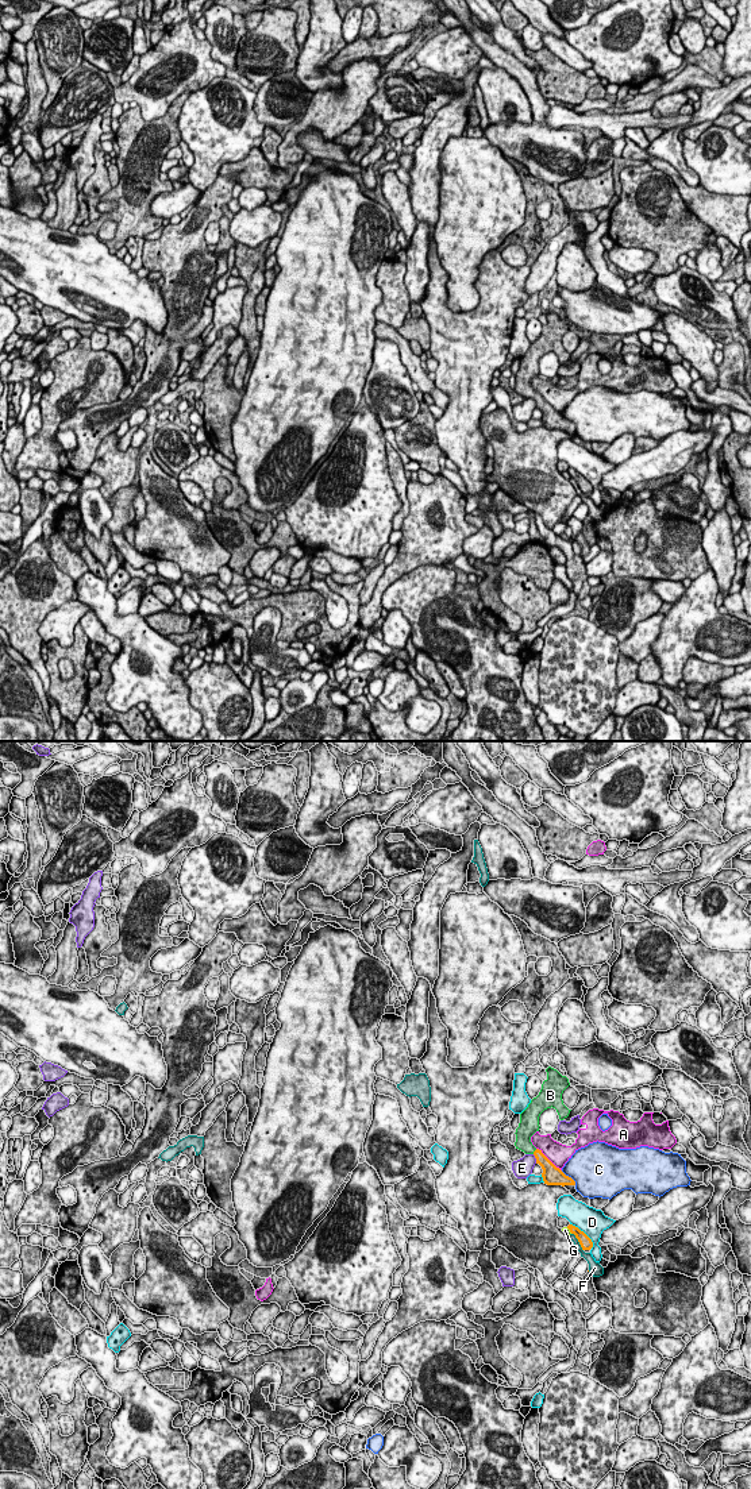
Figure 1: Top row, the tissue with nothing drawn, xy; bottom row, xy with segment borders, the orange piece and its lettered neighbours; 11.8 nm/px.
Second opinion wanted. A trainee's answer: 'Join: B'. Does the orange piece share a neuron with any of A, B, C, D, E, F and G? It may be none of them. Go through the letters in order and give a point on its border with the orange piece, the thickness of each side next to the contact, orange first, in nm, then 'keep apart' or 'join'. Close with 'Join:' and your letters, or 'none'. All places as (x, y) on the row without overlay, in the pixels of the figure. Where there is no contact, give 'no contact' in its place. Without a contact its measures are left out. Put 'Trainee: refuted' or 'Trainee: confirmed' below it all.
A: meets orange in xy at (547, 402); 240 nm thick on the orange side, 240 nm on the other; keep apart
B: meets orange in xy at (534, 396); 140 nm thick on the orange side, 190 nm on the other; join
C: meets orange in xy at (567, 420); 240 nm thick on the orange side, 440 nm on the other; keep apart
D: meets orange in xy at (585, 478); 140 nm thick on the orange side, 320 nm on the other; keep apart
E: meets orange in xy at (535, 401); 190 nm thick on the orange side, 240 nm on the other; keep apart
F: meets orange in xy at (578, 485); 140 nm thick on the orange side, 90 nm on the other; keep apart
G: meets orange in xy at (569, 473); 140 nm thick on the orange side, 70 nm on the other; keep apart
Join: B
Trainee: confirmed

